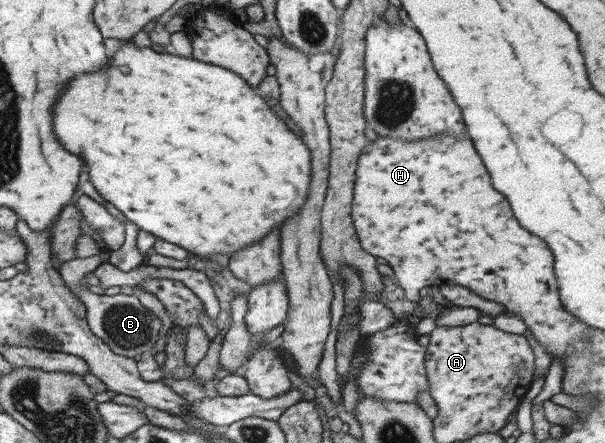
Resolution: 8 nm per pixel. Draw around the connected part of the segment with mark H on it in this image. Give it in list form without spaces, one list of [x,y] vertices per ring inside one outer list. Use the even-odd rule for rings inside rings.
[[[437,134],[425,140],[403,142],[377,135],[374,140],[367,140],[355,165],[350,217],[361,248],[386,260],[393,271],[393,280],[404,290],[405,299],[418,302],[418,292],[423,286],[464,286],[481,298],[502,304],[505,308],[501,314],[511,313],[521,319],[545,347],[549,358],[557,357],[562,366],[571,346],[577,348],[581,342],[587,343],[583,332],[589,326],[571,317],[559,302],[551,250],[535,234],[519,226],[507,198],[491,186],[489,174],[469,138]]]

